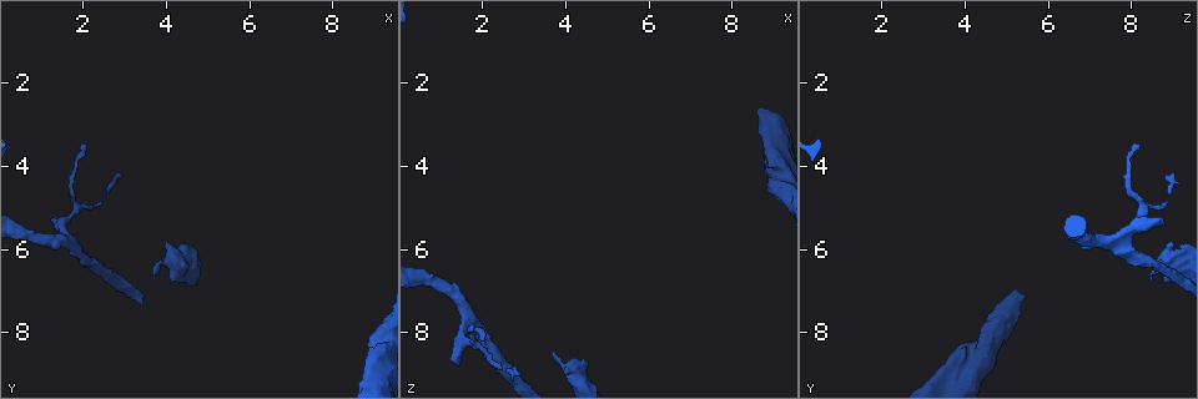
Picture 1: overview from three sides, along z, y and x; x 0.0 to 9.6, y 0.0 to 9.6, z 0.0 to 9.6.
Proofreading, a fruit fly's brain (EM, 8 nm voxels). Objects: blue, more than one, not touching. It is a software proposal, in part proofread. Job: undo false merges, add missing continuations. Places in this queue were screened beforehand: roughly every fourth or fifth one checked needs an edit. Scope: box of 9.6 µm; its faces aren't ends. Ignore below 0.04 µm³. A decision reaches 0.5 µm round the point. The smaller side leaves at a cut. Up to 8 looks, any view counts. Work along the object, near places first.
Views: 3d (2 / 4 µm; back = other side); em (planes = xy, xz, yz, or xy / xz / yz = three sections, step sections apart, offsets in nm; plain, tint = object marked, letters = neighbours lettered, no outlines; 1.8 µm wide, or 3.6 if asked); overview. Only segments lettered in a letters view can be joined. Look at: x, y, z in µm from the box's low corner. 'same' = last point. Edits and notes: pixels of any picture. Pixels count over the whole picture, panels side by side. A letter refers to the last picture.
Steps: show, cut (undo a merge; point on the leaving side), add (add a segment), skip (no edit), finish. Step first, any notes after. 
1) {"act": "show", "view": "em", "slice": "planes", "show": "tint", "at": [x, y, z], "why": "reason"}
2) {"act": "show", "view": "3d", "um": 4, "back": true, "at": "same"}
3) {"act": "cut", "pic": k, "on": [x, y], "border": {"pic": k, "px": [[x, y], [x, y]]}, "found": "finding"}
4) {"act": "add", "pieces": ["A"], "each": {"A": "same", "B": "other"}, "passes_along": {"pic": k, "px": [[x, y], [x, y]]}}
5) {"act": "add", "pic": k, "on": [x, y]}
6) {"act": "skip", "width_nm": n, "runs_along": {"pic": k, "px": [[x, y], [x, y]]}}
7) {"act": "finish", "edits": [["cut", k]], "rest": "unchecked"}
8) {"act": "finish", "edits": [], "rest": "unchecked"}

{"act": "show", "view": "em", "slice": "planes", "show": "plain", "at": [1.35, 5.30, 8.75], "why": "branch stops here"}

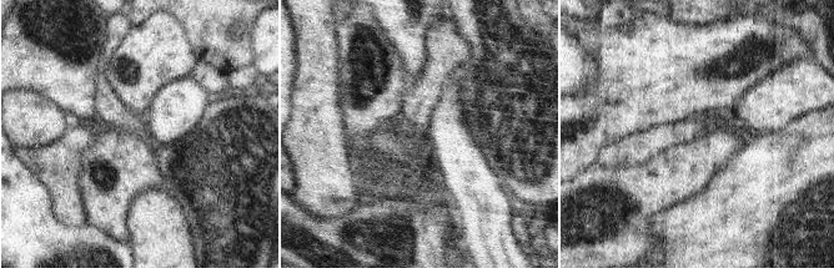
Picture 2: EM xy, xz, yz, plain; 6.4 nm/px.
{"act": "show", "view": "em", "slice": "planes", "show": "letters", "at": "same", "why": "what lies round it"}

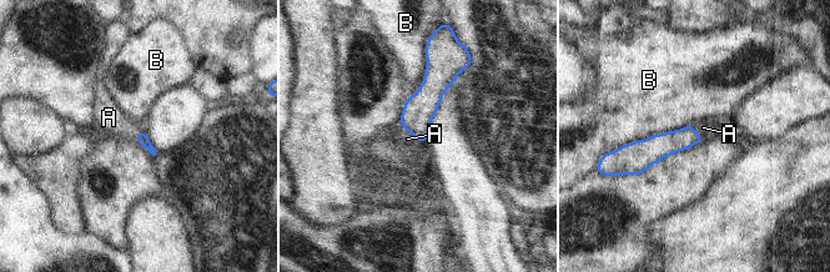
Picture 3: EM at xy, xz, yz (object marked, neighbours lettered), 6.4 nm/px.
{"act": "add", "pic": 3, "on": [703, 127], "each": {"A": "same", "B": "other"}, "found": "the neuron continues"}

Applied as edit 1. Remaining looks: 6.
{"act": "show", "view": "overview"}

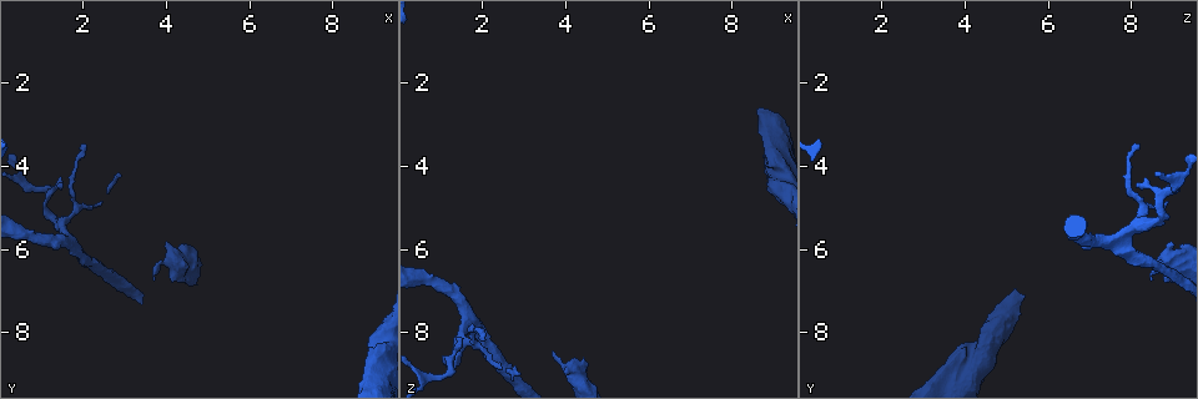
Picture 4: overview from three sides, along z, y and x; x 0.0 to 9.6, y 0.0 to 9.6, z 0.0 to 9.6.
{"act": "show", "view": "em", "slice": "planes", "show": "plain", "at": [2.10, 3.50, 8.25], "why": "thin end"}

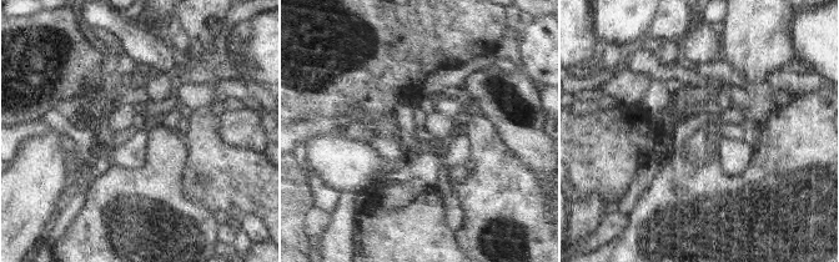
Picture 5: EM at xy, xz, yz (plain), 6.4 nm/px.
{"act": "show", "view": "em", "slice": "planes", "show": "letters", "at": "same", "why": "see the neighbours"}

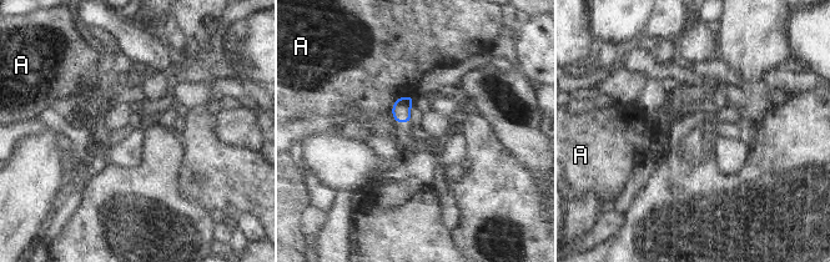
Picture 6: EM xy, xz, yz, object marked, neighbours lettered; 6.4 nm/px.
{"act": "skip", "each": {"A": "other"}, "border": {"pic": 6, "px": [[412, 96], [400, 96], [390, 111]]}, "found": "none of them fits"}

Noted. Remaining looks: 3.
{"act": "show", "view": "3d", "um": 4, "at": [3.75, 6.75, 8.40], "why": "branch stops here"}

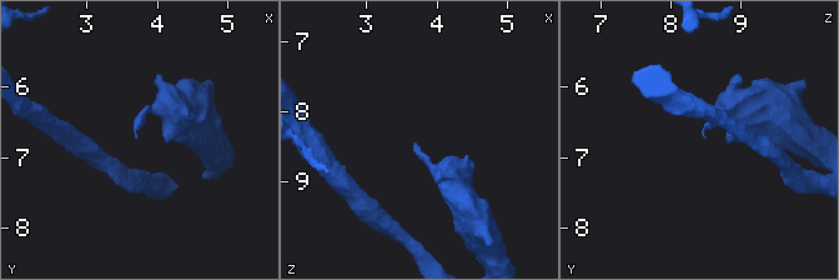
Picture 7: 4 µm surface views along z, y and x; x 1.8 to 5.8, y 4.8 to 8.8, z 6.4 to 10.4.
{"act": "show", "view": "em", "slice": "planes", "show": "letters", "at": [3.70, 6.75, 8.50]}

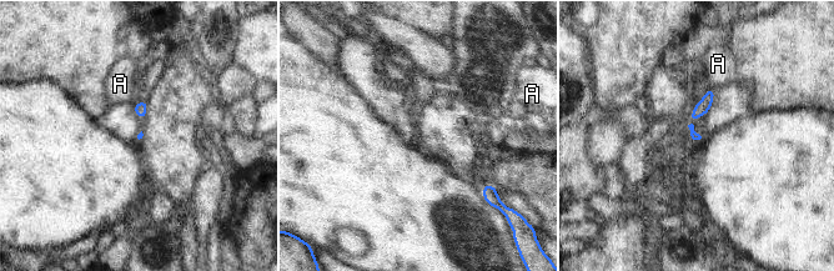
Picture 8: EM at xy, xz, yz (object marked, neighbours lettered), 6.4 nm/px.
{"act": "skip", "each": {"A": "other"}, "found": "no lettered segment goes on from it"}

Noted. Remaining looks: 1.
{"act": "finish", "edits": [["add", 3]], "rest": "unchecked"}

